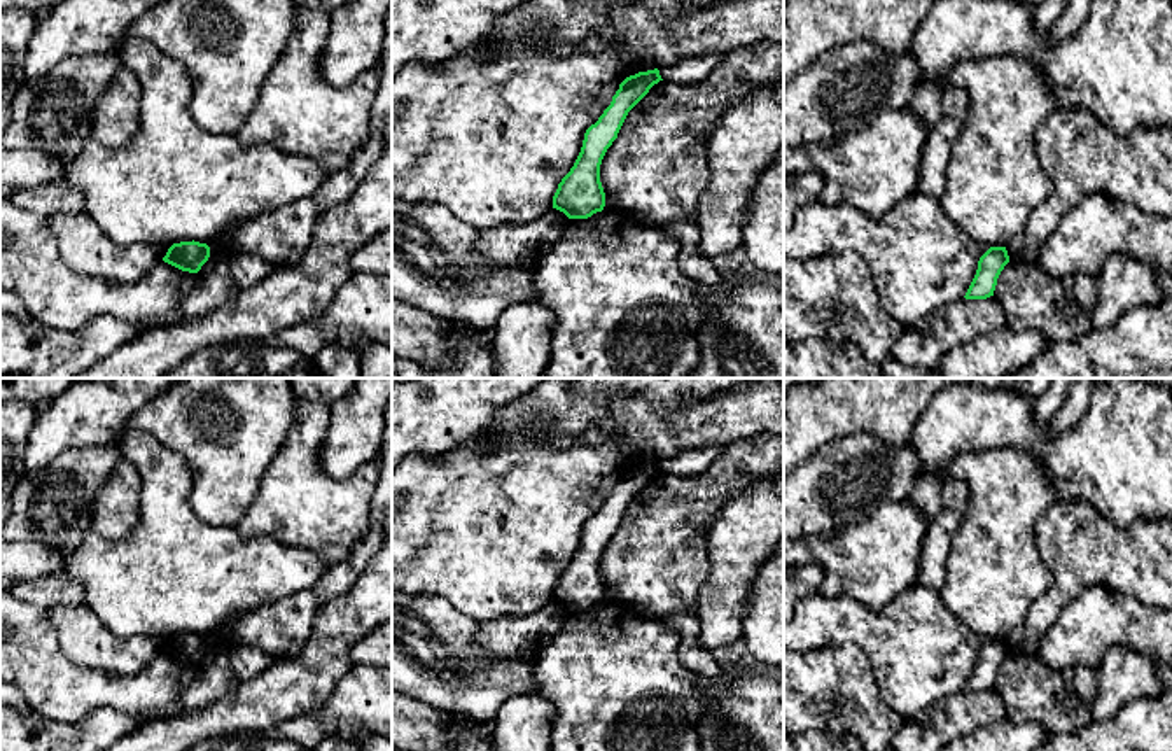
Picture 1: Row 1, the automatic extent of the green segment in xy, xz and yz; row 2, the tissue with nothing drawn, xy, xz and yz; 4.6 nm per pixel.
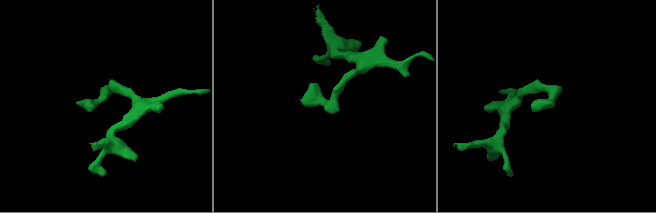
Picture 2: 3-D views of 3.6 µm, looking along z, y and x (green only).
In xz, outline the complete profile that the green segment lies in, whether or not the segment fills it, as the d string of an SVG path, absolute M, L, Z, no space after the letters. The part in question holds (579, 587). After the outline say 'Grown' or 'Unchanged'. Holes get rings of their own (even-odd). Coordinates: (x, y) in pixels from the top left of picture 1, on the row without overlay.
M654 460L630 467L619 476L610 497L586 522L581 544L553 588L553 600L563 604L569 611L588 611L603 602L605 585L600 574L602 551L617 530L628 504L659 473L663 473L659 462Z. Unchanged

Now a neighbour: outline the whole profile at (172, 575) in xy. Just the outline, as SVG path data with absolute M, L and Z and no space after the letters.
M128 431L117 450L142 476L138 522L124 539L103 539L89 530L68 553L65 567L86 590L86 604L114 635L210 635L227 616L303 592L329 569L311 550L264 536L245 539L236 527L201 522L191 509L192 473L185 459L150 432Z

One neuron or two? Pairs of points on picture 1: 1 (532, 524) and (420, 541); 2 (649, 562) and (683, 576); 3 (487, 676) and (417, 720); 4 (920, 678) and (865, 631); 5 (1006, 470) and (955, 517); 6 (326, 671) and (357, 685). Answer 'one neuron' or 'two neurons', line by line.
1: one neuron
2: one neuron
3: two neurons
4: one neuron
5: two neurons
6: two neurons

